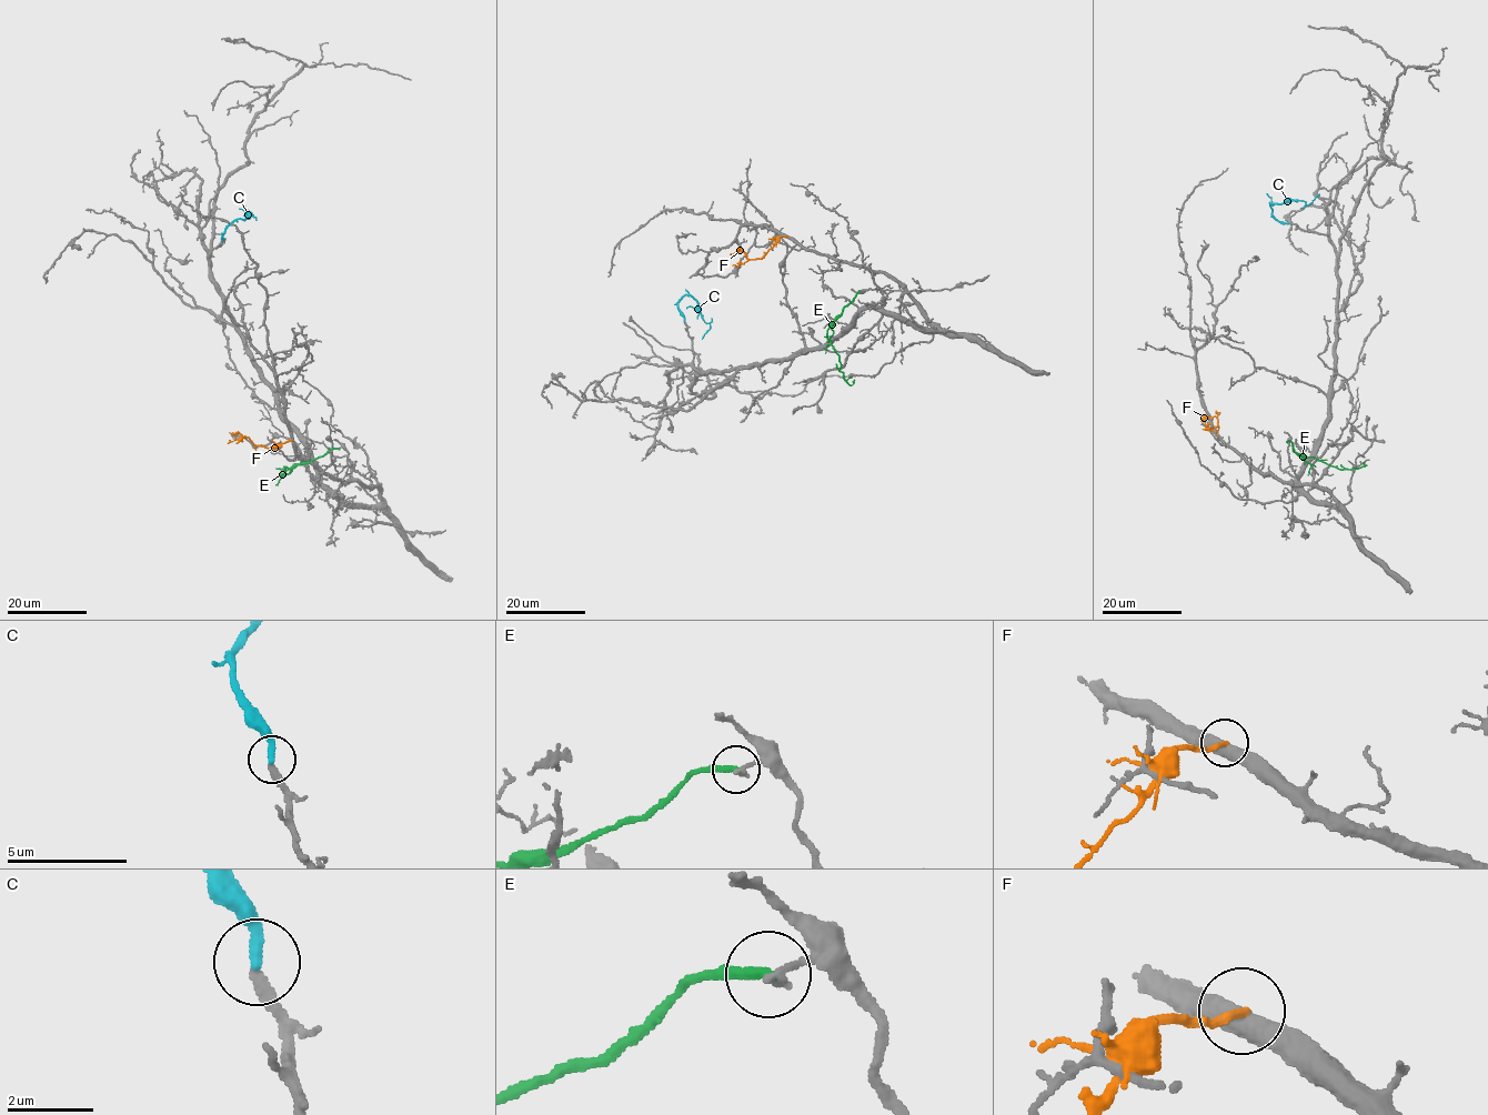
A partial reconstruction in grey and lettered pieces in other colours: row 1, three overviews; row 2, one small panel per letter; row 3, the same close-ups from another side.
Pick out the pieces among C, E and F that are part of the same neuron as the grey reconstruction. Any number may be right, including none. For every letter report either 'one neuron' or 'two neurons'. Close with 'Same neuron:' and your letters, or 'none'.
C: one neuron
E: two neurons
F: two neurons
Same neuron: C

